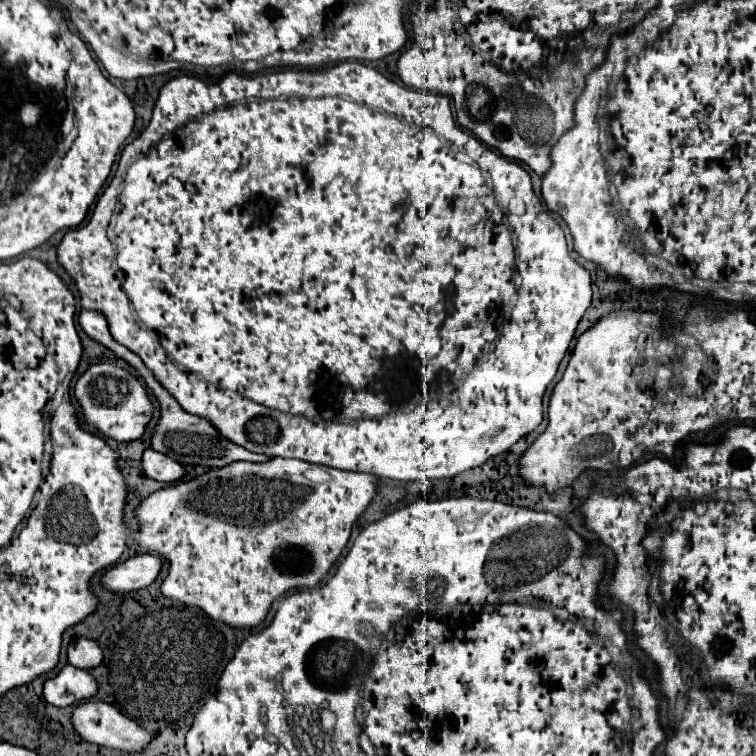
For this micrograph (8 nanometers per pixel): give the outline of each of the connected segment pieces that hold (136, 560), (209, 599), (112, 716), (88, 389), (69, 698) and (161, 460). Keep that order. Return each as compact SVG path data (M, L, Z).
M139 554L105 570L101 576L101 586L115 594L139 590L153 584L159 570L161 570L161 560L157 556Z
M291 458L267 462L233 462L189 480L165 486L143 498L133 510L139 524L137 544L161 554L169 562L161 594L185 606L205 610L211 620L231 628L257 628L273 600L295 588L317 586L349 542L351 526L377 494L379 478L367 472L341 472Z
M87 700L87 702L79 704L79 706L75 706L75 710L71 714L71 722L73 722L75 732L83 740L93 742L97 746L123 750L123 752L137 752L143 746L147 746L151 742L151 738L153 738L139 724L135 724L131 718L123 716L121 712L117 712L117 708L113 708L111 704L105 704L105 702L97 702L97 700Z
M93 364L89 366L73 386L75 398L81 406L85 424L99 432L101 436L113 438L117 442L129 442L143 436L147 422L151 420L153 406L139 378L115 364Z
M71 664L59 670L57 676L47 678L43 684L43 696L53 706L71 706L97 692L95 678Z
M147 448L143 452L143 458L141 458L141 468L145 470L145 474L153 480L159 480L159 482L175 482L183 476L183 466L171 458L167 458L165 454L161 452L155 452L151 448Z

